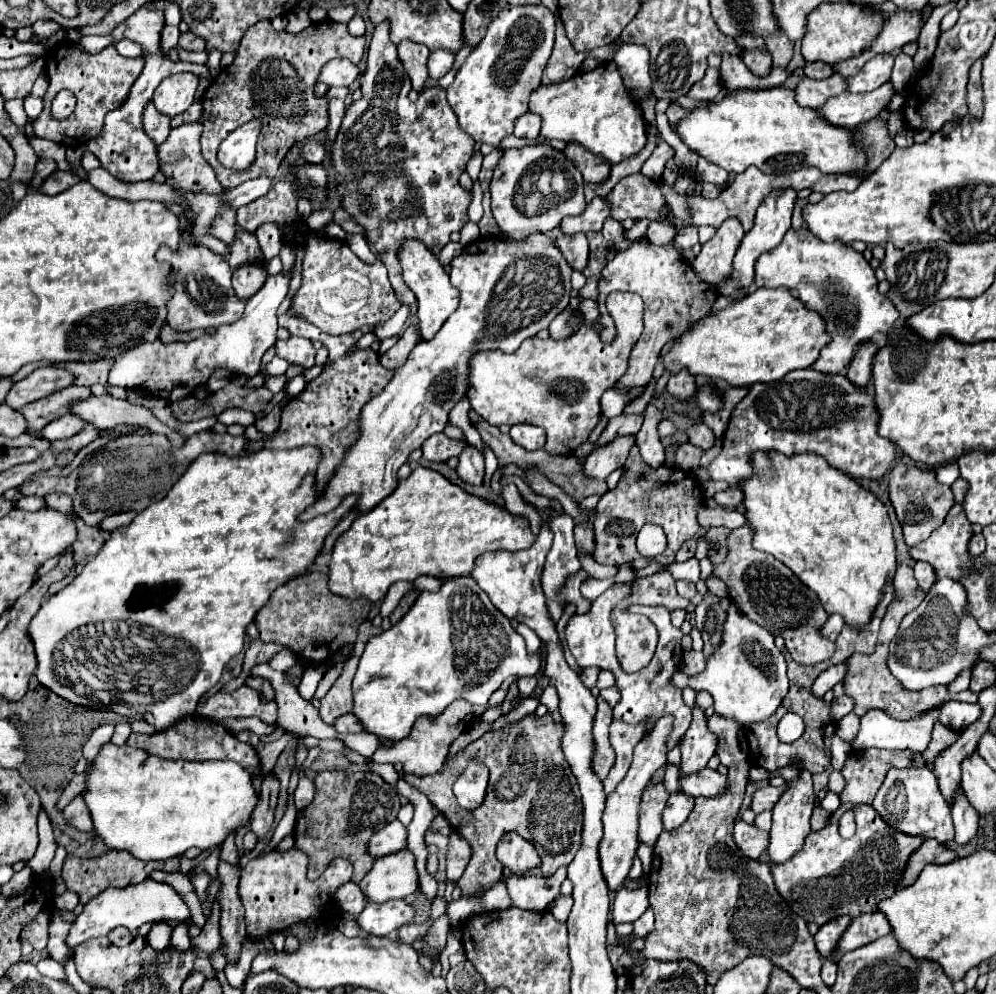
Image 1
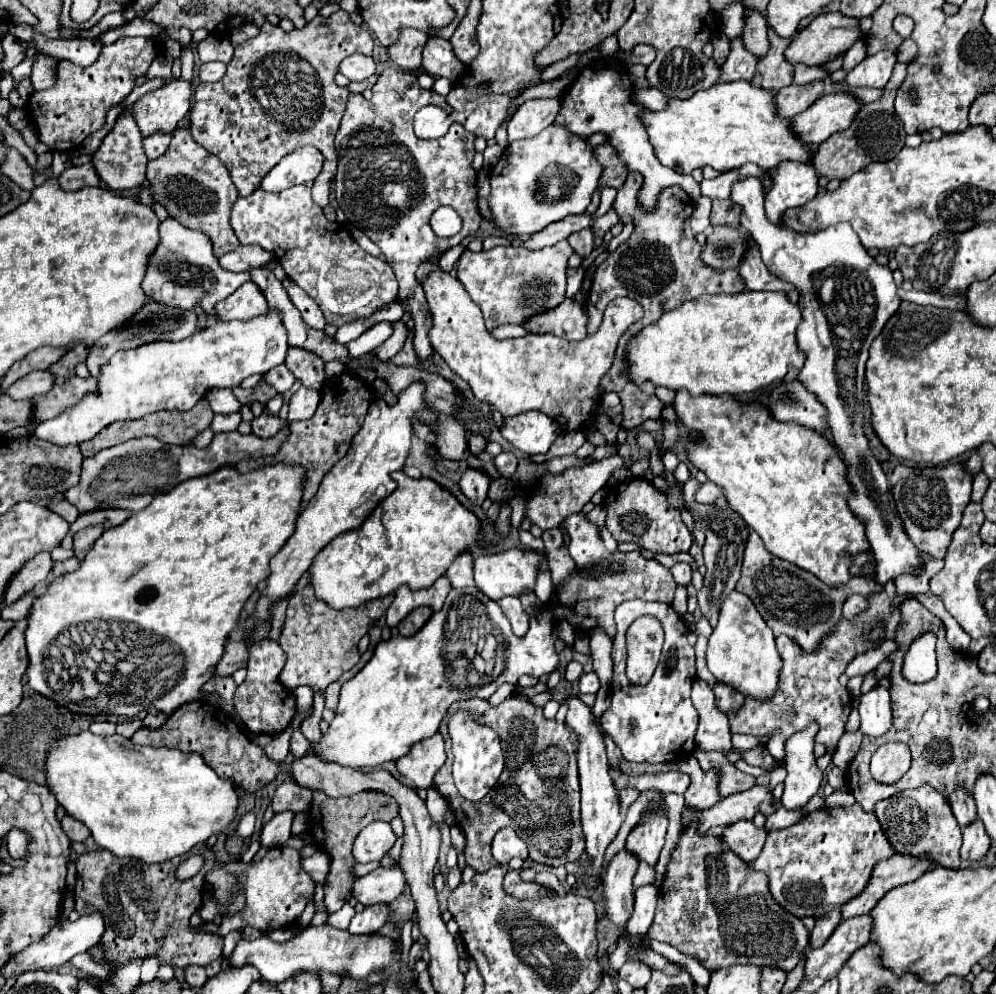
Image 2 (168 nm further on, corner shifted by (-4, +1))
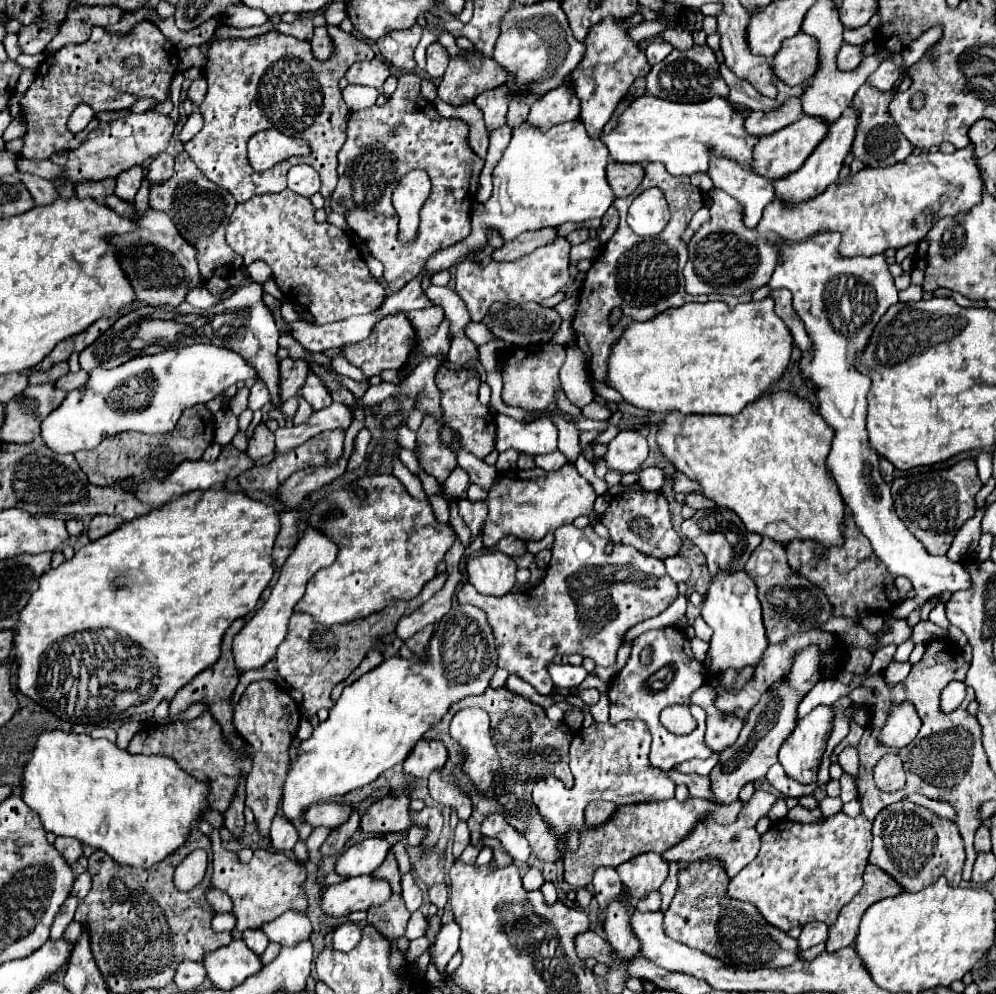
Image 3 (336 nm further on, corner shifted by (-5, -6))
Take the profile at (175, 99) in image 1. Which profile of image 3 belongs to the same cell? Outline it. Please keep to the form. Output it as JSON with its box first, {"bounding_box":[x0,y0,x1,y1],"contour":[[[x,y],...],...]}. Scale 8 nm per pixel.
{"bounding_box":[55,111,175,183],"contour":[[[155,111],[127,113],[125,117],[119,117],[111,123],[99,123],[85,137],[85,141],[69,153],[63,173],[57,175],[55,179],[83,183],[83,181],[103,181],[107,177],[117,177],[119,173],[131,169],[133,165],[143,165],[147,159],[163,153],[169,145],[169,139],[173,137],[173,131],[175,125],[169,121],[169,117],[159,115]]]}

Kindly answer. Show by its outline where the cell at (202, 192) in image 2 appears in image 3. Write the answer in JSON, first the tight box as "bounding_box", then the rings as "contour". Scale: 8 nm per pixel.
{"bounding_box":[149,151,243,283],"contour":[[[185,151],[175,157],[173,177],[167,183],[151,185],[149,205],[155,211],[167,213],[171,221],[175,221],[179,235],[197,249],[197,265],[203,283],[207,283],[211,277],[229,279],[243,265],[241,255],[231,251],[225,241],[225,227],[237,201],[225,189],[215,187],[215,183],[211,183],[209,179],[203,179],[203,175],[199,175],[199,169],[191,163]]]}

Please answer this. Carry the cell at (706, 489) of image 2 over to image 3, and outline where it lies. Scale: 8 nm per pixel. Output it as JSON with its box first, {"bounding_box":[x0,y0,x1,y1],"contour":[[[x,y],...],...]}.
{"bounding_box":[683,491,715,509],"contour":[[[695,491],[685,493],[683,503],[689,505],[689,507],[693,507],[693,509],[707,509],[707,507],[713,507],[713,505],[715,505],[715,503],[711,503],[707,497],[703,497],[701,493],[695,493]]]}

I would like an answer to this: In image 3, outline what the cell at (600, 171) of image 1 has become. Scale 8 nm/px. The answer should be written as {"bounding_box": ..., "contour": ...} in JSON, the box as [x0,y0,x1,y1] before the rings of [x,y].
{"bounding_box":[607,163,645,197],"contour":[[[609,163],[607,165],[607,181],[617,197],[629,197],[643,181],[645,167],[625,165],[625,163]]]}

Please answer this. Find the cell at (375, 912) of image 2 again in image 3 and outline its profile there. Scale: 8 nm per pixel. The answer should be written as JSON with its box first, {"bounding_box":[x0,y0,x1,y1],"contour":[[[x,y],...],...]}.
{"bounding_box":[333,921,361,951],"contour":[[[345,921],[333,931],[333,949],[351,951],[359,941],[359,935],[361,935],[361,927],[355,925],[353,921]]]}

